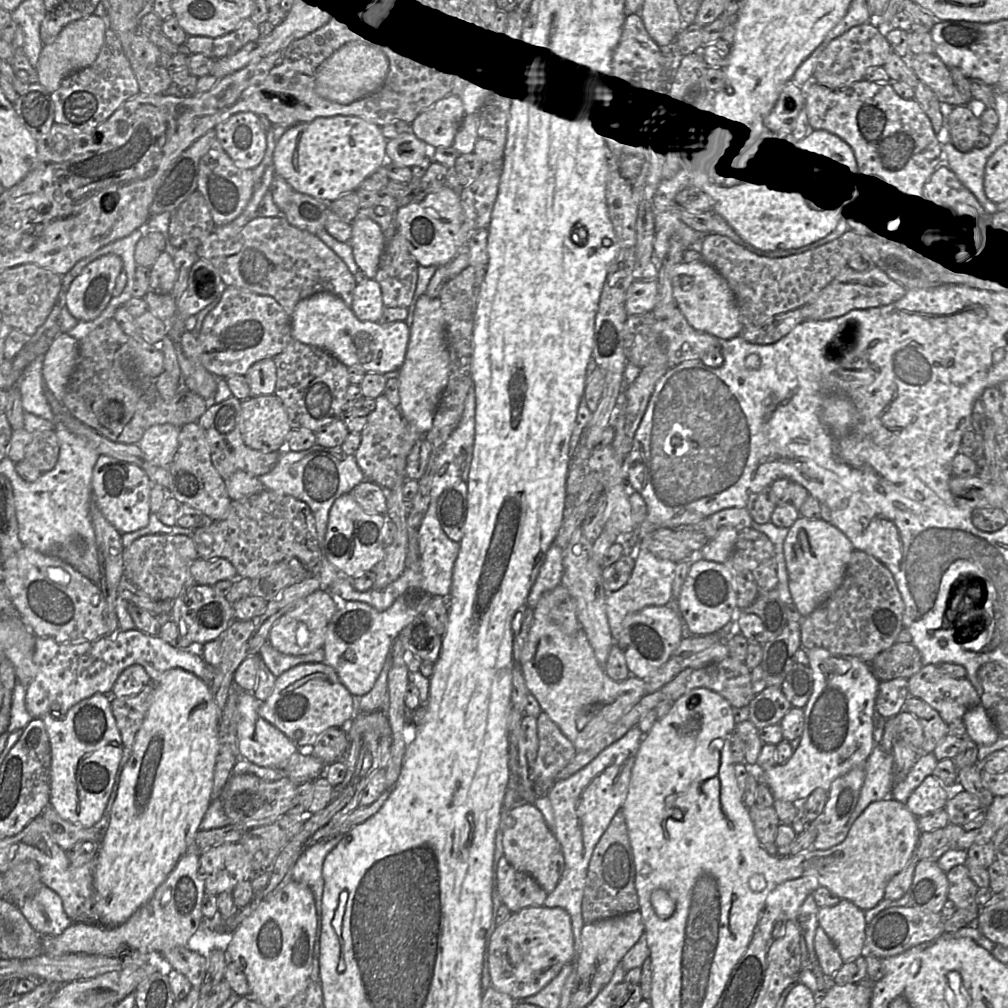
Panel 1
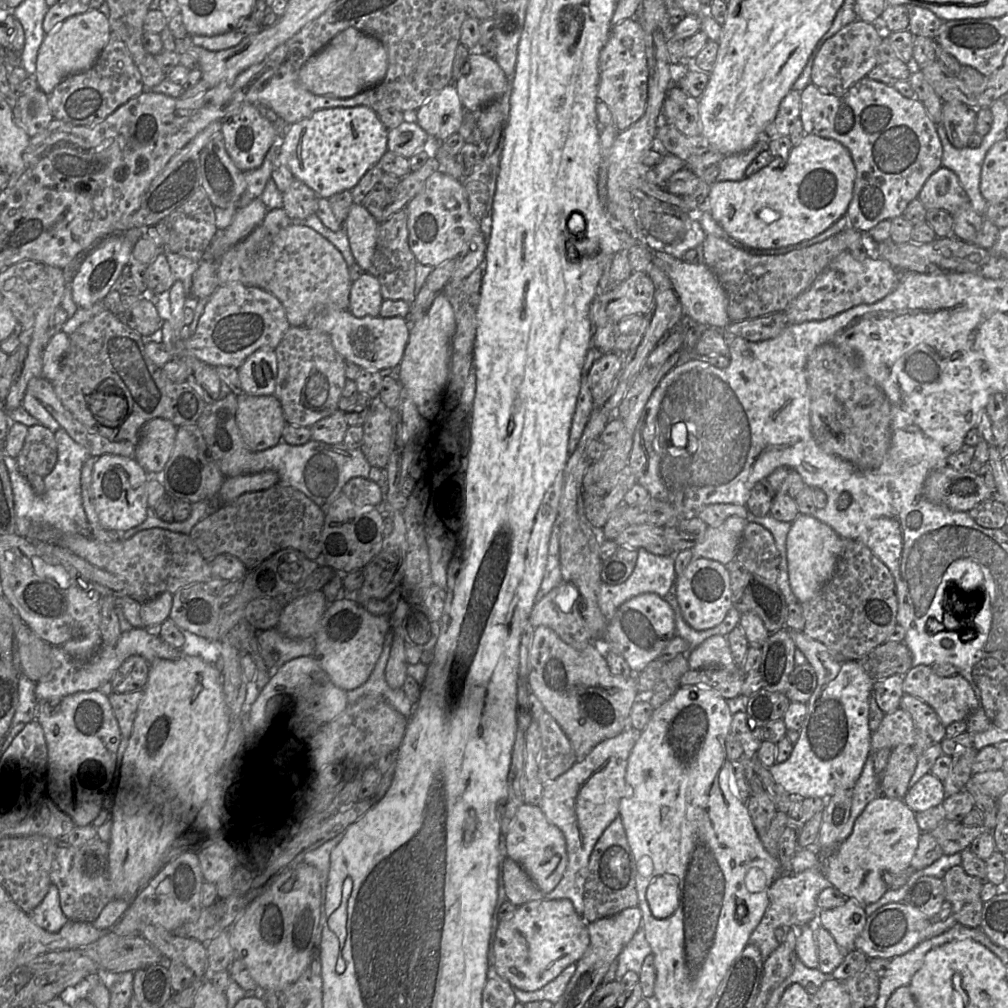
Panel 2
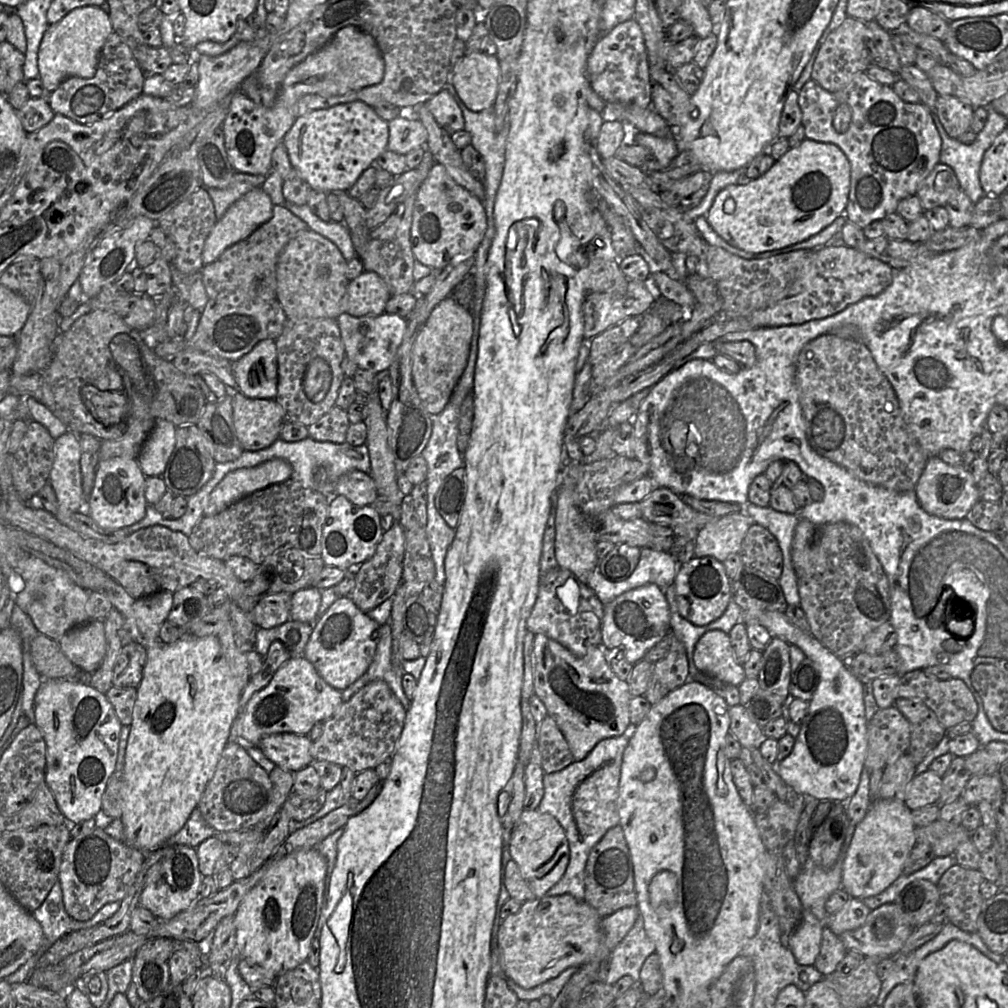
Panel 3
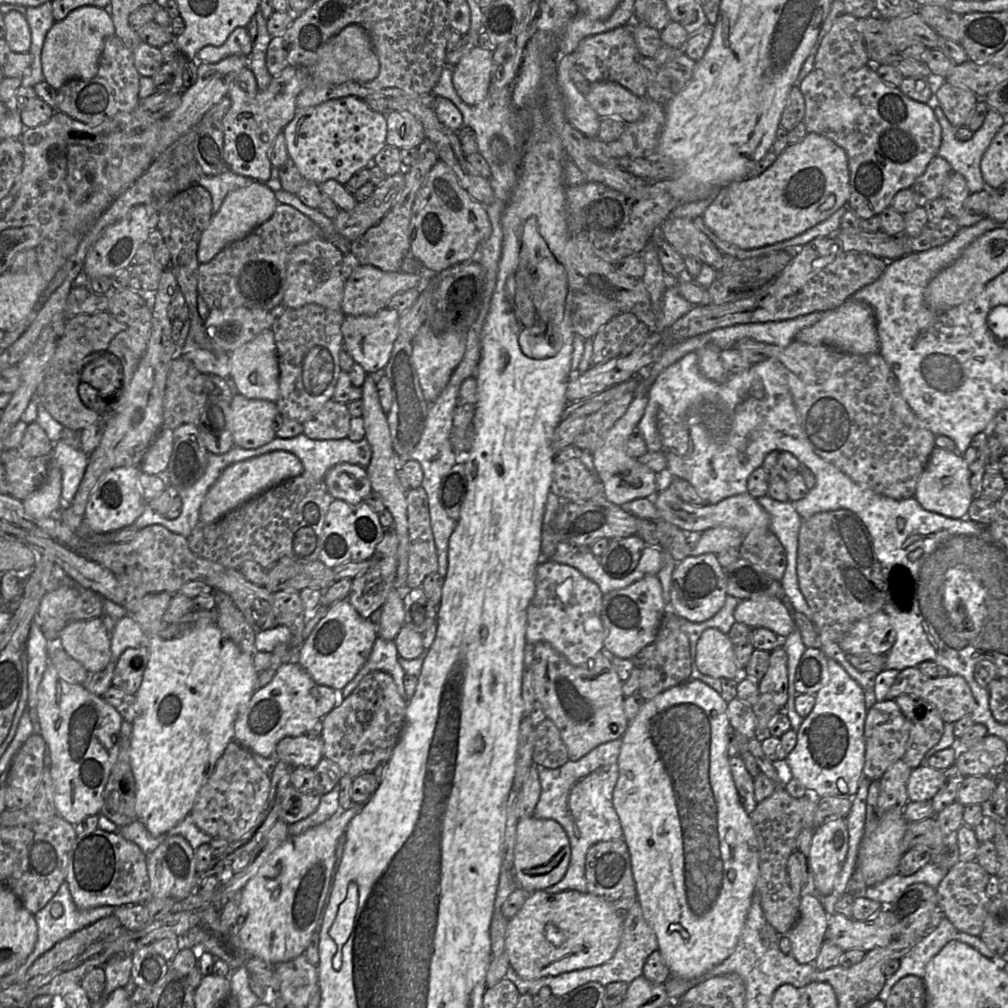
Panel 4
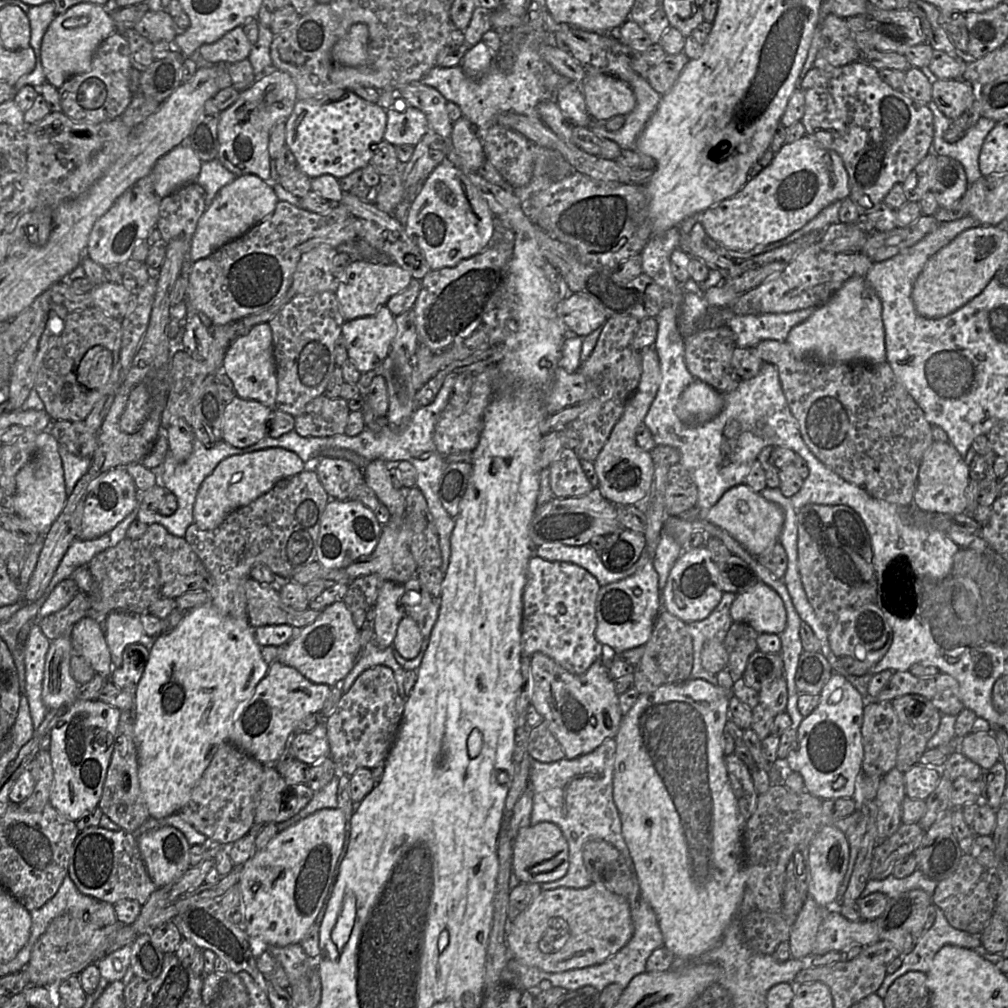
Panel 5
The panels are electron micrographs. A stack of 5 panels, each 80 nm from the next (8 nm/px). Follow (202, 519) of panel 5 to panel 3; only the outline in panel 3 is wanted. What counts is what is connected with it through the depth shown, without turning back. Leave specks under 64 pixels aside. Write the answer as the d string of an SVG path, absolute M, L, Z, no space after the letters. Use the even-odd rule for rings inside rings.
M274 459L251 468L228 473L210 493L204 516L215 515L258 490L292 478L293 469L283 459Z

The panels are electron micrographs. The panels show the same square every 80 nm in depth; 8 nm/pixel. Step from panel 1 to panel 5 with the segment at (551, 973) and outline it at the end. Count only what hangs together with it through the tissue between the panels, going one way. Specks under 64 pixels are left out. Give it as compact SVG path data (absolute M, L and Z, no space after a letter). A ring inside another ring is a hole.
M590 884L586 888L542 890L508 927L510 958L546 973L601 964L632 937L633 922L626 898Z

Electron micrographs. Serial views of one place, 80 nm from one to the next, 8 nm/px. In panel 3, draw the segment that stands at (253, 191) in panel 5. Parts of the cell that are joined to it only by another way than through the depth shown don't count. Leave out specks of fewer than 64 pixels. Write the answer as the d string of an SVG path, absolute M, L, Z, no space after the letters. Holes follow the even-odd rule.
M255 188L234 202L216 222L202 251L204 265L215 261L227 248L250 236L273 215L270 196Z

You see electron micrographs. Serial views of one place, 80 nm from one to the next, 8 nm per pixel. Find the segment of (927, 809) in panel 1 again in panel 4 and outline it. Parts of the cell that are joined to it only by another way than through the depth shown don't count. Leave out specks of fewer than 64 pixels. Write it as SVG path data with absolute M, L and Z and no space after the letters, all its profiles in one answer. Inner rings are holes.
M921 765L912 769L907 783L909 801L931 802L940 789L942 781L943 771Z

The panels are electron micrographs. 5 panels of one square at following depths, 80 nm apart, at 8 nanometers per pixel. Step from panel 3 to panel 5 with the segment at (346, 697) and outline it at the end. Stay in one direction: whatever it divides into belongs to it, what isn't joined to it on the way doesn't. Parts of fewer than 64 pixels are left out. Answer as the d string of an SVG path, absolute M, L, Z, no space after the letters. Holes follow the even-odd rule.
M374 640L365 645L362 649L360 656L358 657L353 669L344 678L341 683L341 689L343 694L348 692L355 680L367 669L376 665L384 665L391 668L394 672L394 676L397 682L399 694L407 699L404 680L406 671L395 659L394 647L389 646L386 648L378 647Z

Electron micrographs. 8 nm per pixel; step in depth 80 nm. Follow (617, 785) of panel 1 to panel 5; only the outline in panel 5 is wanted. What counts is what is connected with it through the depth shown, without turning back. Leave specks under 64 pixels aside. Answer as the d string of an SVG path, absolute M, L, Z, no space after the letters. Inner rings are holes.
M606 739L594 751L575 759L561 759L552 763L542 763L530 756L529 784L533 790L531 825L552 822L562 831L569 853L566 874L553 882L541 884L541 890L559 887L586 888L592 881L584 865L582 848L593 839L601 839L615 846L632 865L631 856L622 834L622 824L613 799L614 761L616 739Z

